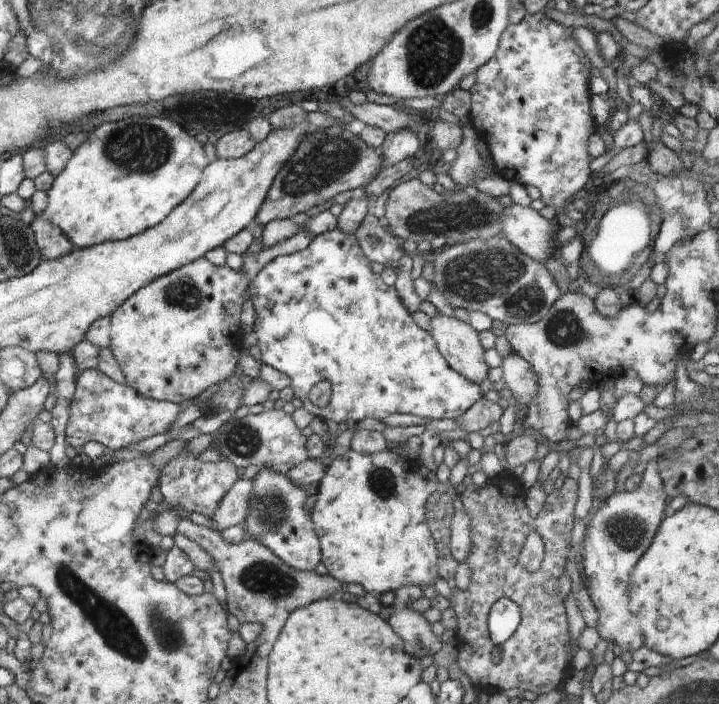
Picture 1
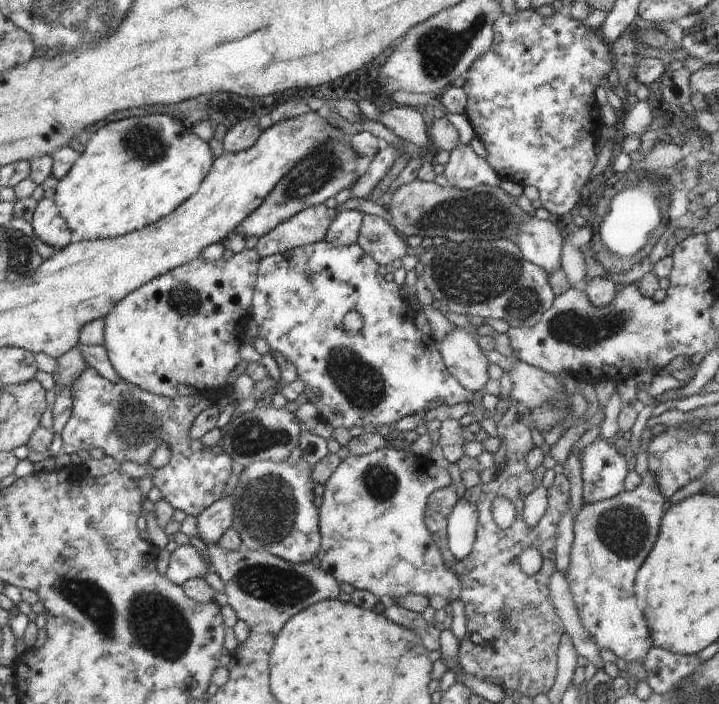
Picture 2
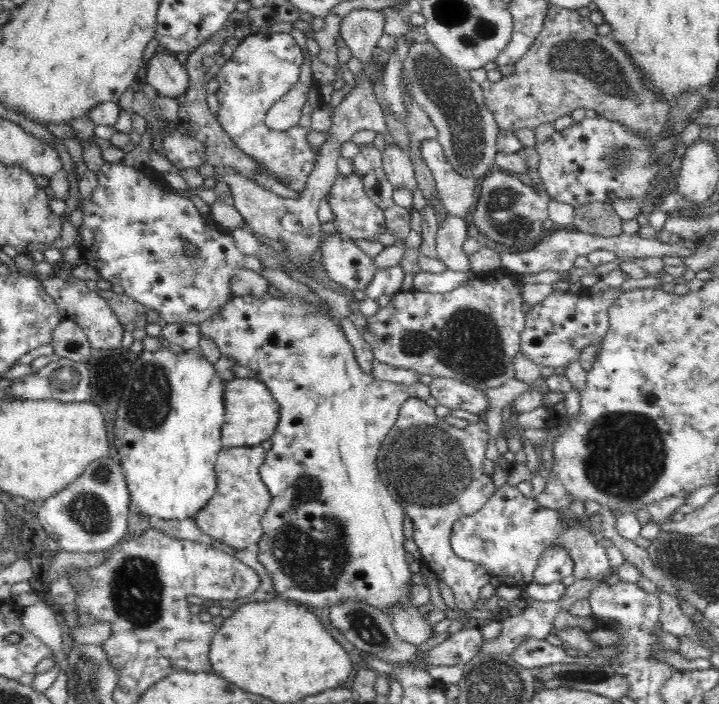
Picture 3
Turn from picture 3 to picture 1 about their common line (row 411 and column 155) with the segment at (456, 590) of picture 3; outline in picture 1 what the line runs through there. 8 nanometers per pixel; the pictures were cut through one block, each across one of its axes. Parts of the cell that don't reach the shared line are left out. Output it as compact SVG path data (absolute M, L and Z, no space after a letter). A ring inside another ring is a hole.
M84 369L77 375L70 404L70 416L65 428L65 444L77 448L87 442L97 442L109 451L117 452L155 434L170 430L186 403L158 401L138 394L134 388L110 380L100 370Z

